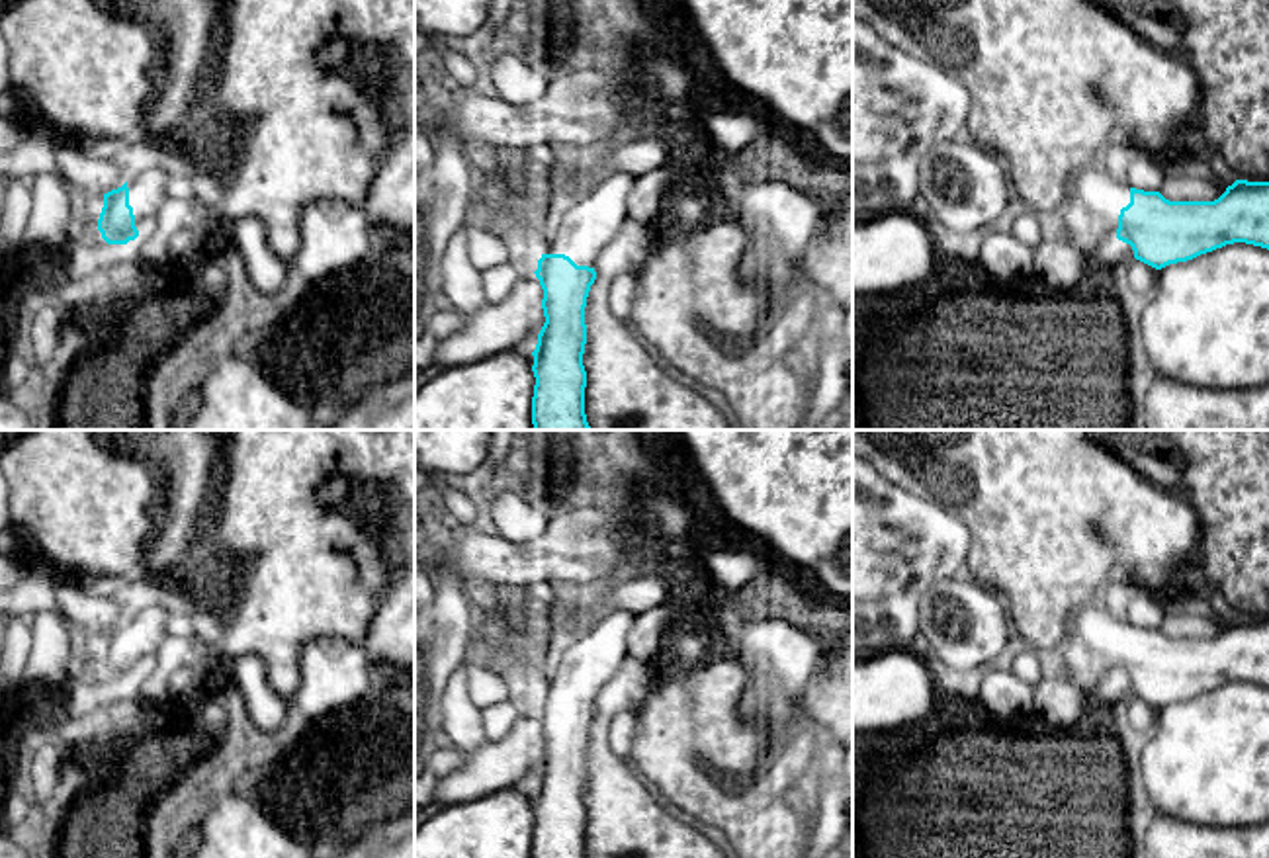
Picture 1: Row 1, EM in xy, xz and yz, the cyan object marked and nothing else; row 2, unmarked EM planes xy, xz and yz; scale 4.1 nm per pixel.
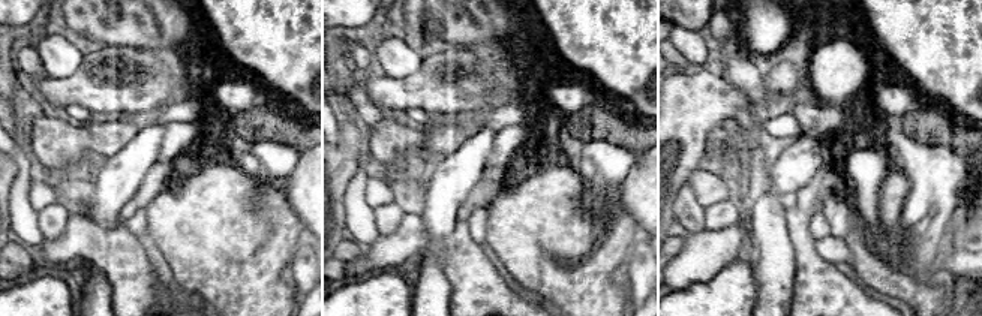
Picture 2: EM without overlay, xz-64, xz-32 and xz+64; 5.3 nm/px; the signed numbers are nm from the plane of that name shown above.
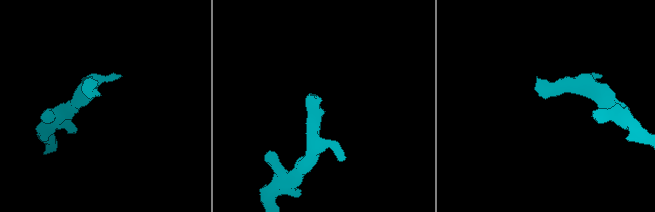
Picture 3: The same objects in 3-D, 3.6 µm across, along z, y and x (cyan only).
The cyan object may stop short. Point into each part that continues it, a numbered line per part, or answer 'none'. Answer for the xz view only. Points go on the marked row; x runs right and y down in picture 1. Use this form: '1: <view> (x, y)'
1: xz (583, 227)

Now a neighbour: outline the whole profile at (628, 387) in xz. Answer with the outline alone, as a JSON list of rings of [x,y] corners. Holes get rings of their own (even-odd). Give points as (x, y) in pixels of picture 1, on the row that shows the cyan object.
[[[600,279],[591,285],[585,324],[585,414],[591,430],[735,430],[727,408],[716,397],[667,369],[628,328],[626,319],[612,313],[608,287]]]

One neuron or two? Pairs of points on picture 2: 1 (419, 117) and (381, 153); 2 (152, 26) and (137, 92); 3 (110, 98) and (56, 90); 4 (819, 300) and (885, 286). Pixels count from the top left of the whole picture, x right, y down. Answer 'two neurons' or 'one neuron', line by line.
1: two neurons
2: two neurons
3: one neuron
4: two neurons

